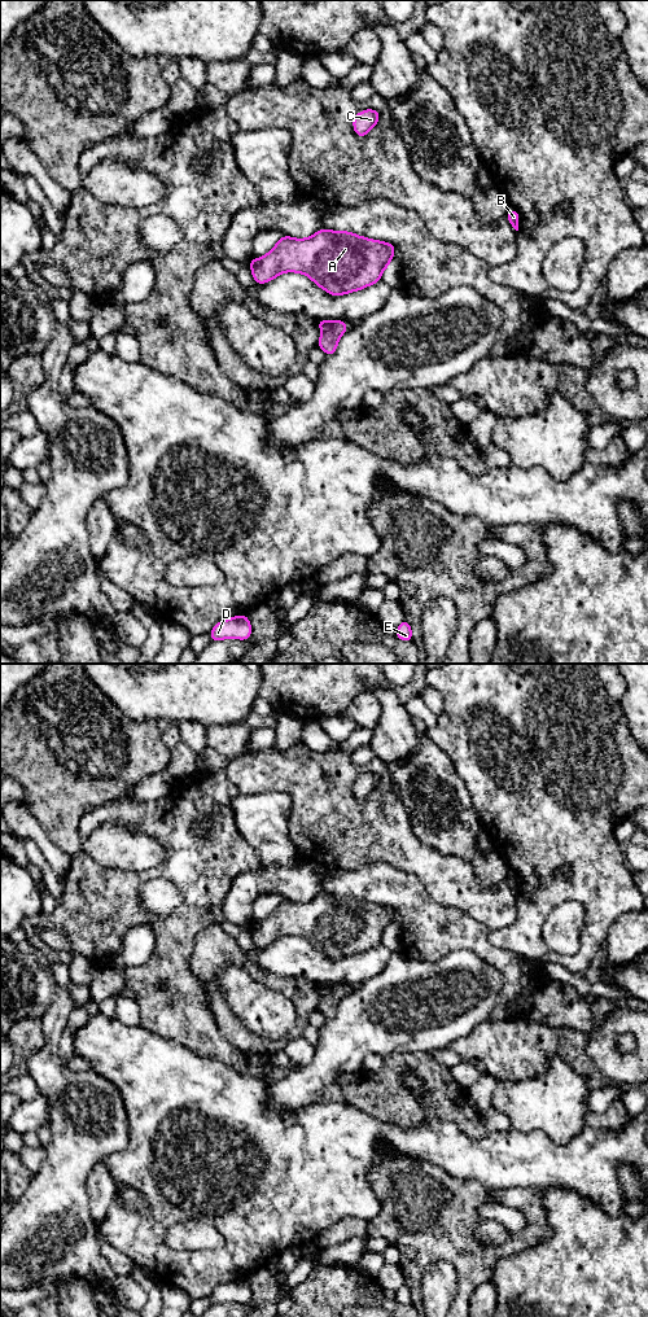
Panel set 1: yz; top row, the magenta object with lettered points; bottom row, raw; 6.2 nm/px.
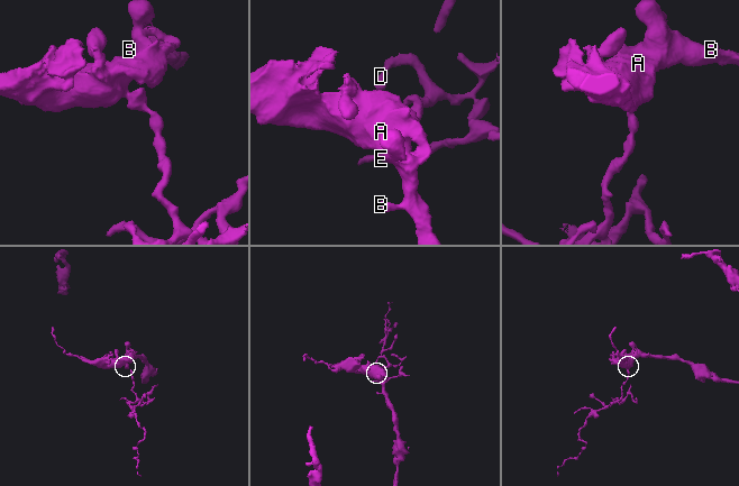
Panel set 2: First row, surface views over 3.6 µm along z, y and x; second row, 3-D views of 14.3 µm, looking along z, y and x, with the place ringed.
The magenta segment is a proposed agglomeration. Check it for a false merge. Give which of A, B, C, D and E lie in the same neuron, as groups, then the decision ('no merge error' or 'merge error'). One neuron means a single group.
groups A B C / D E; merge error

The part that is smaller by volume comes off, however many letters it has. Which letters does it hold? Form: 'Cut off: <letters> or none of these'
Cut off: D, E

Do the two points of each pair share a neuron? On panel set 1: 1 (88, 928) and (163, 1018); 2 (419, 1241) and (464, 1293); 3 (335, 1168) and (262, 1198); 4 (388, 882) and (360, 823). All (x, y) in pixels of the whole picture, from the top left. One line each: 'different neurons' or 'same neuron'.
1: same neuron
2: same neuron
3: same neuron
4: different neurons

